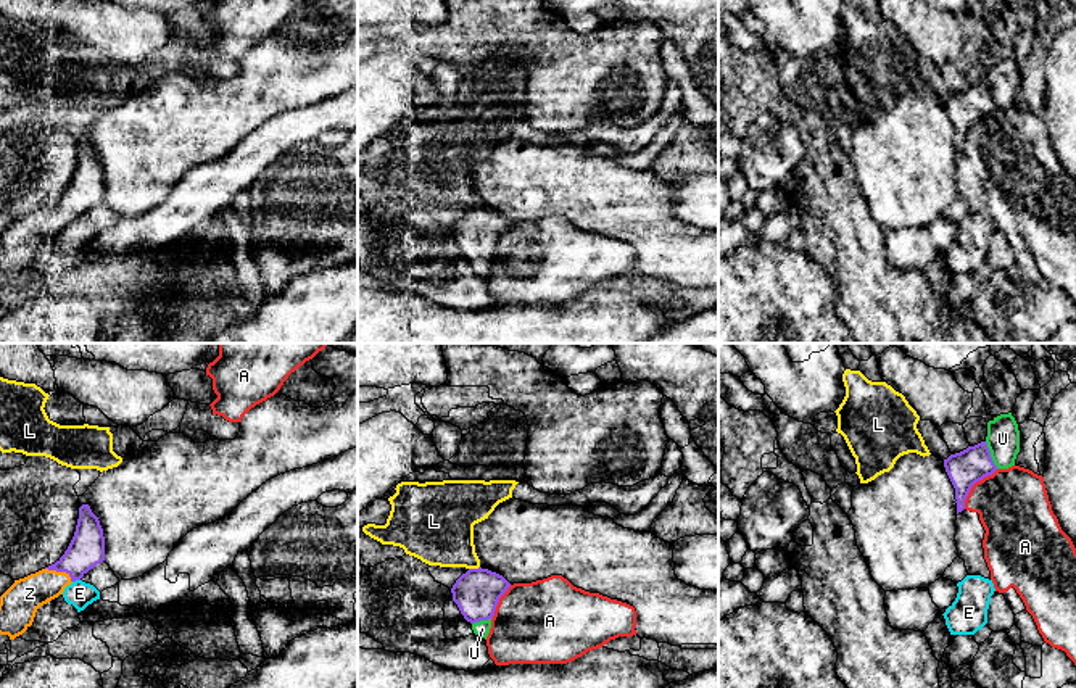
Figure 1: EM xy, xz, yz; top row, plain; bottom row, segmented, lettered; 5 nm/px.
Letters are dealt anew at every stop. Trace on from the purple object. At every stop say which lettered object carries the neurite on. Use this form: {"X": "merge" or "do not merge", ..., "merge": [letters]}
{"A": "do not merge", "E": "do not merge", "L": "do not merge", "U": "merge", "Z": "merge", "merge": ["U", "Z"]}

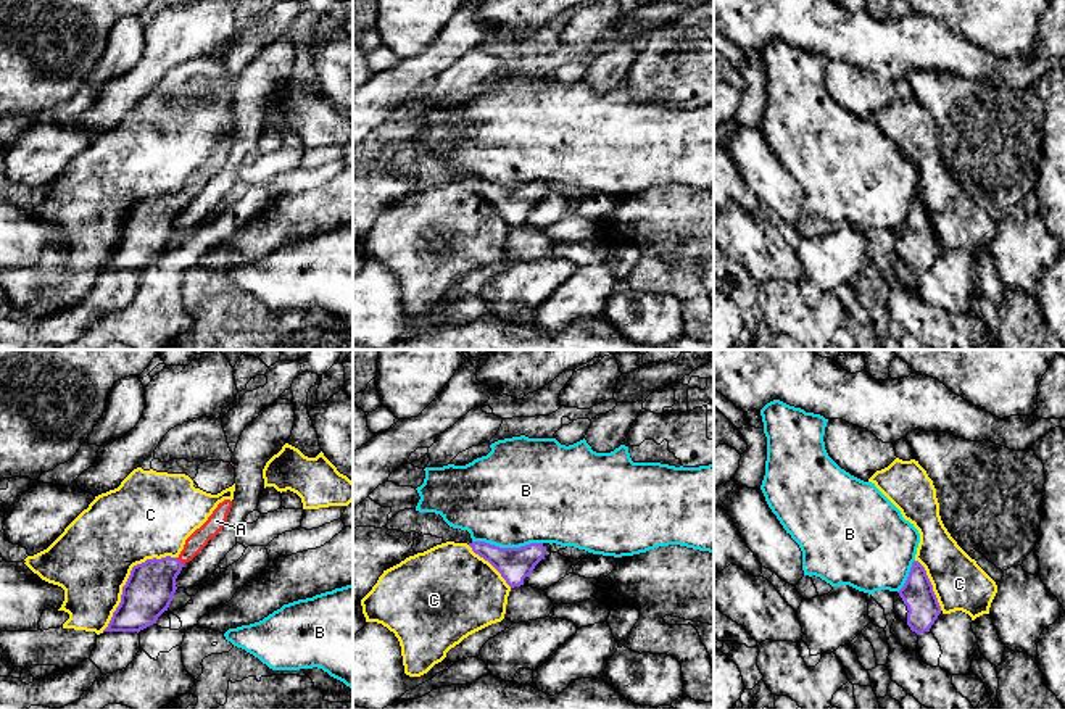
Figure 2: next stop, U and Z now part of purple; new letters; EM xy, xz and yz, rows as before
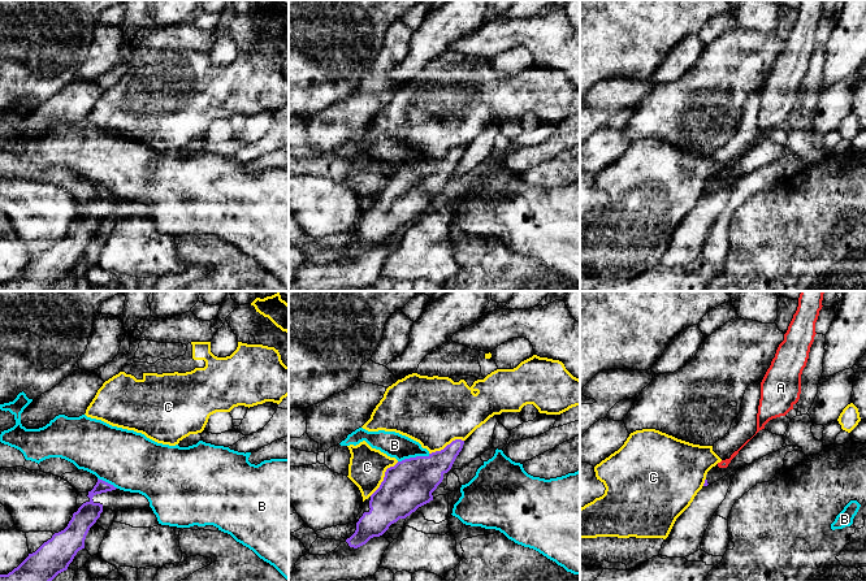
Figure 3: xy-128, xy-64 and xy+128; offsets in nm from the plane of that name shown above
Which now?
{"A": "merge", "B": "do not merge", "C": "do not merge", "merge": ["A"]}

